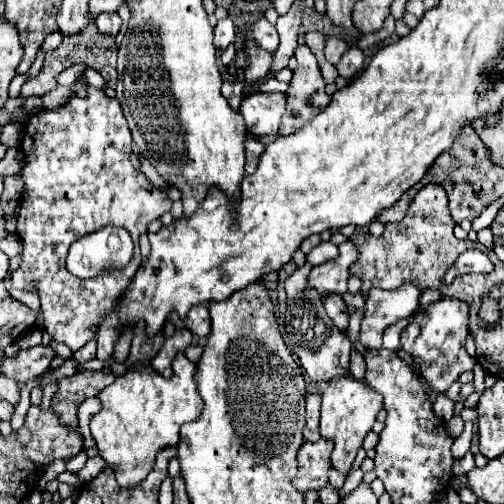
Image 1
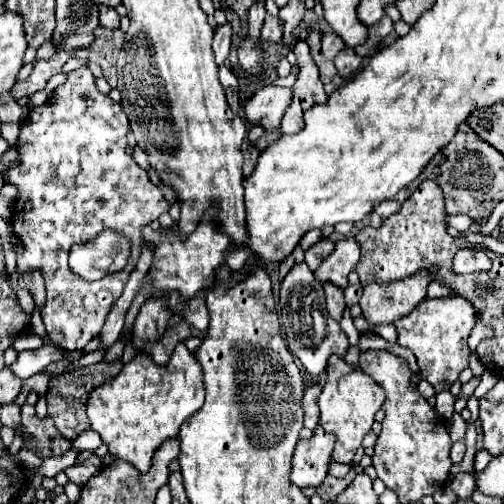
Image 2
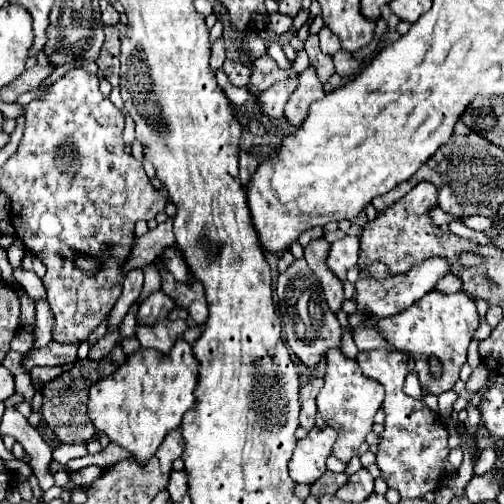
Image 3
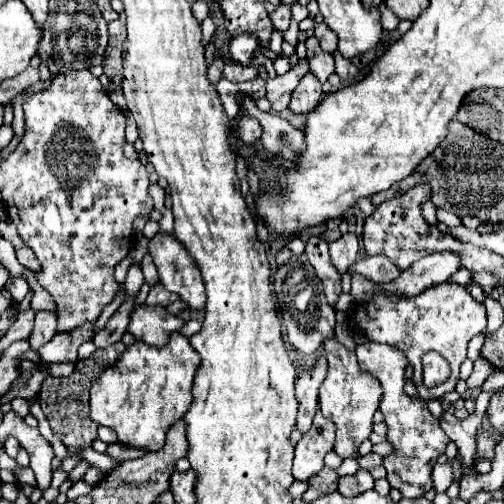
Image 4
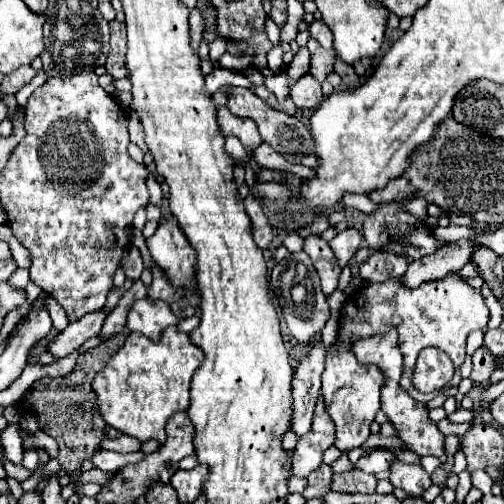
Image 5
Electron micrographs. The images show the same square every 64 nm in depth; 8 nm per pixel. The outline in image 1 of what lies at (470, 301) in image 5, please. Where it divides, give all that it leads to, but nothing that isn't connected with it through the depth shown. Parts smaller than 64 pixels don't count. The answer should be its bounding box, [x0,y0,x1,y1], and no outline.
[400,300,476,392]

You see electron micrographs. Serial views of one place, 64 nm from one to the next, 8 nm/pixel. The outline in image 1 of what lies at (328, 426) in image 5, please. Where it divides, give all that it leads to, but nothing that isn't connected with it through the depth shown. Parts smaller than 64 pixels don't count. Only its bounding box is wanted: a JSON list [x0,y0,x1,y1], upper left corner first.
[292,438,334,494]

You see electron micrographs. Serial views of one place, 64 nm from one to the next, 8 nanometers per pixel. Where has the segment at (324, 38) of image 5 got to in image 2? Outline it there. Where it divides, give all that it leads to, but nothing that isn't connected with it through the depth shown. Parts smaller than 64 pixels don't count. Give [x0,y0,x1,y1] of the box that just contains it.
[322,34,344,60]

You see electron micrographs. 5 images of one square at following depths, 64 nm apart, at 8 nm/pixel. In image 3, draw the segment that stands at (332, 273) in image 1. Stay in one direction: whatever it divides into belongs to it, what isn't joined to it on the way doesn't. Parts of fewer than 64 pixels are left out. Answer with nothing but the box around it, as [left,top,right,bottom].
[326,236,358,282]

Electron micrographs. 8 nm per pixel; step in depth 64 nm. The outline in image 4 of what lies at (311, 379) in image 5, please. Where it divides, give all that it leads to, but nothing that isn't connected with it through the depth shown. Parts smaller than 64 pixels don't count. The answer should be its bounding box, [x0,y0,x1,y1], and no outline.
[296,358,326,432]

